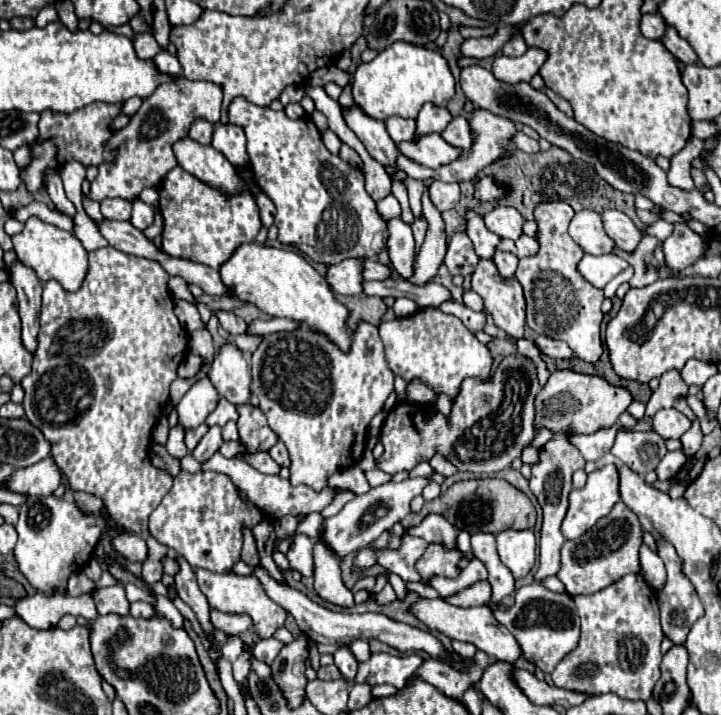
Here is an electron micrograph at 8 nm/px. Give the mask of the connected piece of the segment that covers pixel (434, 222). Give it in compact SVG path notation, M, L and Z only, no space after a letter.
M424 191L422 195L422 211L424 211L424 217L428 219L428 231L426 231L426 239L422 247L414 255L414 265L412 265L414 271L408 277L408 281L414 285L430 283L430 279L438 275L438 269L446 255L444 221L440 217L440 211L432 205L428 191Z

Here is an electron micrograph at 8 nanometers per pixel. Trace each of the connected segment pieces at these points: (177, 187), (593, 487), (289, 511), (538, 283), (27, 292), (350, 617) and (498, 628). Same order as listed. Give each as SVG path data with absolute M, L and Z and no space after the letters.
M174 167L160 185L160 211L164 217L162 247L170 257L188 259L194 263L208 265L212 269L222 267L226 259L242 245L254 241L262 221L254 203L254 175L251 168L237 170L238 175L248 183L248 189L234 197L224 197L216 189L200 183L196 177L186 173L182 167Z
M614 463L588 473L586 485L570 491L570 505L562 521L562 535L566 539L582 537L598 519L606 517L618 501L618 467Z
M214 453L206 463L202 463L202 471L214 471L214 473L226 475L238 489L242 489L248 495L248 499L252 503L256 503L266 515L270 515L274 519L280 519L286 515L298 515L298 513L302 513L302 515L308 515L314 511L320 513L342 491L342 489L330 487L330 485L326 485L322 491L314 491L312 487L306 487L306 485L294 487L294 485L290 485L288 479L282 479L276 475L264 475L264 473L256 471L254 467L250 467L250 463L246 463L242 459L226 459L220 453Z
M546 201L536 207L534 215L538 223L540 251L534 257L520 259L516 269L516 279L524 287L528 305L526 325L538 335L566 341L578 359L586 363L598 363L604 351L600 337L600 323L604 317L600 305L604 295L600 289L586 283L586 279L582 279L576 269L584 253L568 235L568 225L574 217L574 209L564 201Z
M20 259L10 265L10 283L18 291L20 303L20 319L22 319L22 341L28 351L36 351L36 335L38 335L38 311L42 297L42 281L30 267L26 267Z
M256 567L254 575L262 581L266 593L276 601L280 603L298 623L298 627L314 641L314 643L338 643L338 645L350 645L352 641L356 639L378 639L398 651L424 651L428 653L432 659L438 659L438 661L452 661L452 667L458 669L458 671L464 671L468 667L474 665L472 659L464 659L464 657L458 657L454 659L454 653L446 651L444 645L428 631L422 631L422 629L416 629L416 627L410 627L406 623L400 623L400 621L394 621L390 617L386 617L384 613L364 613L364 615L354 615L354 613L334 613L334 611L328 611L320 605L316 605L314 601L310 601L304 593L288 587L288 585L280 585L276 583L274 579L270 579L270 575L266 573L264 567Z
M422 599L420 603L416 603L412 607L412 611L430 629L442 631L450 639L472 643L478 651L484 651L492 661L504 661L504 663L514 665L518 661L518 657L522 655L522 649L518 647L518 641L514 639L514 635L510 635L510 631L494 619L494 613L486 605L464 609L464 607L454 607L454 605L446 603L444 599Z

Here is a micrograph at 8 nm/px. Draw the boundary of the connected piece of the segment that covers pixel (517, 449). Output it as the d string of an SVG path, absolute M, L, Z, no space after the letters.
M514 353L500 363L492 379L464 379L460 395L452 403L450 419L446 419L442 413L426 419L426 409L418 409L418 405L400 401L388 413L380 431L384 453L376 459L376 467L394 475L398 471L410 471L416 463L428 461L436 451L440 451L460 471L504 471L512 465L514 459L522 455L528 445L532 445L534 397L538 389L540 385L534 363L528 357Z

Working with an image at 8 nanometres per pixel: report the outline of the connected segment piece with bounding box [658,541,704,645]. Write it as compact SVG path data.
M658 541L658 555L662 557L662 561L666 563L666 571L668 571L668 581L664 591L658 595L658 605L660 605L660 621L662 621L662 631L664 635L674 643L674 645L684 645L686 643L686 635L690 631L690 627L694 625L696 619L700 619L704 615L704 607L692 587L692 583L688 581L688 577L682 573L682 561L678 559L674 547L666 541Z

